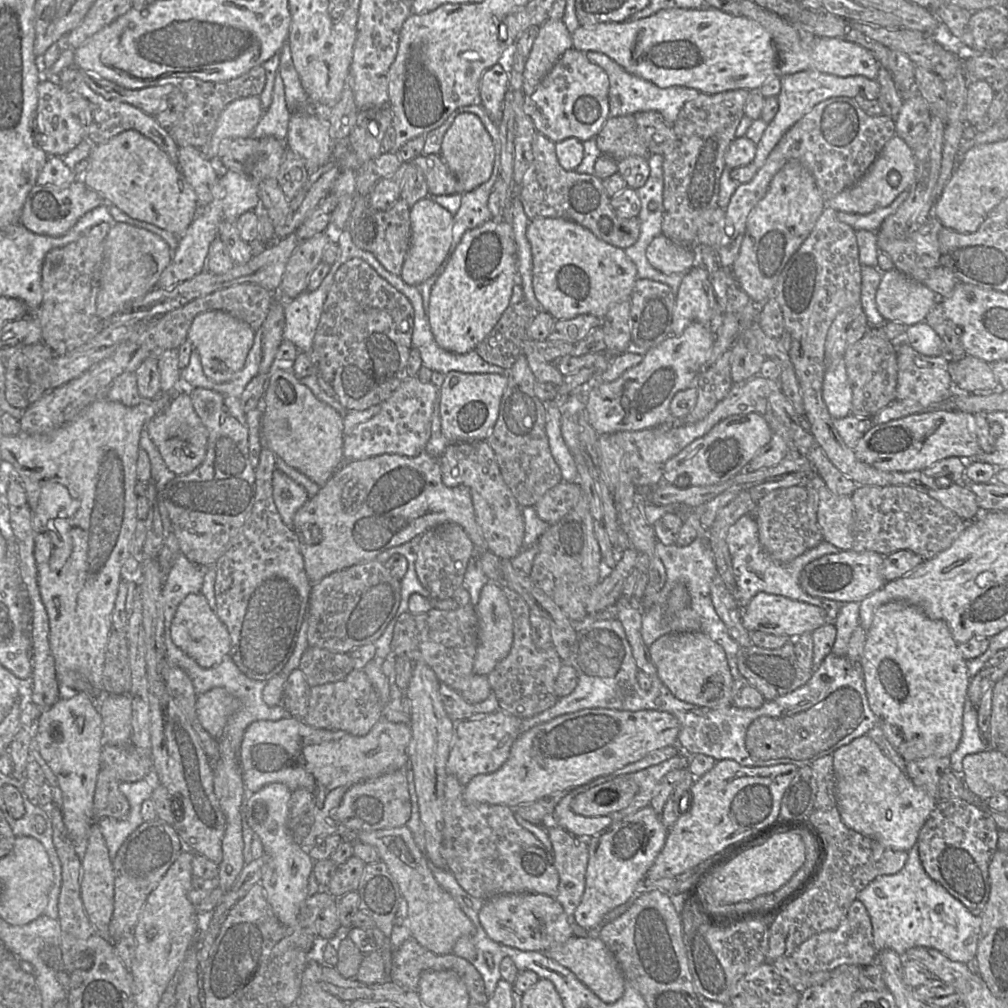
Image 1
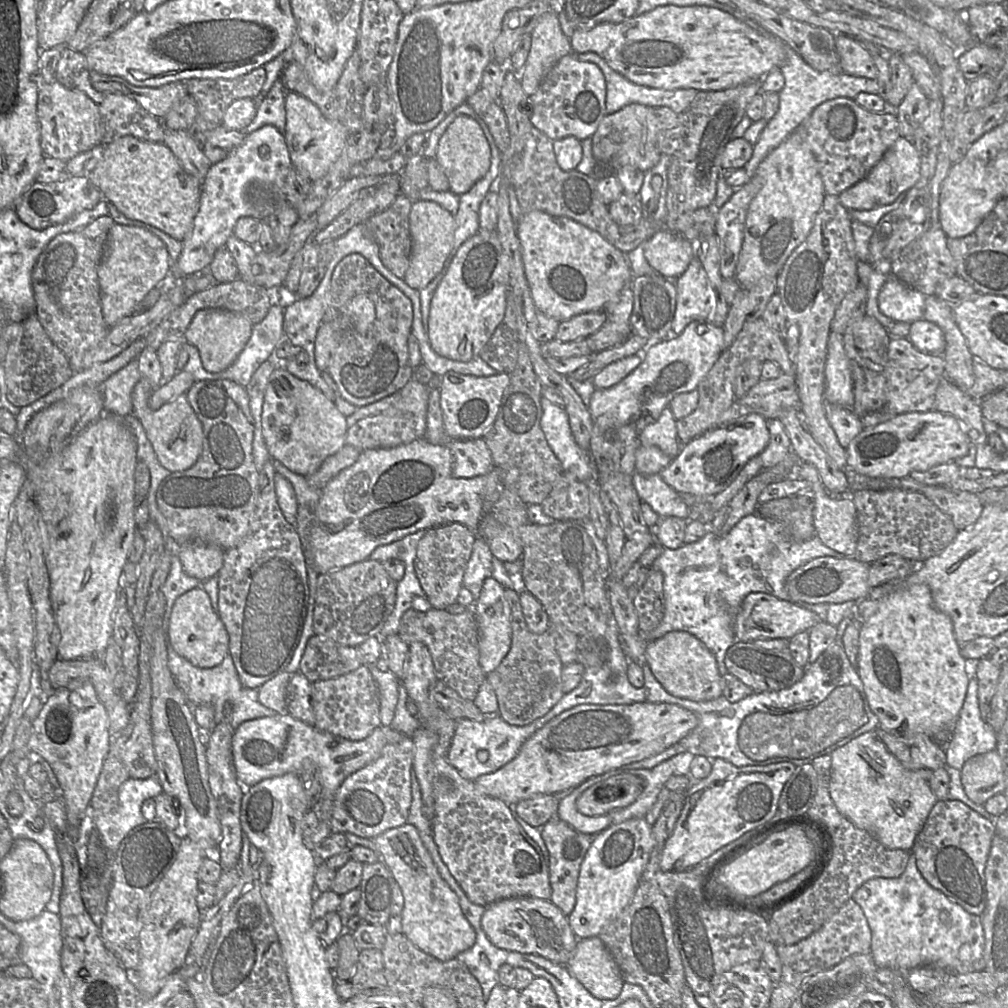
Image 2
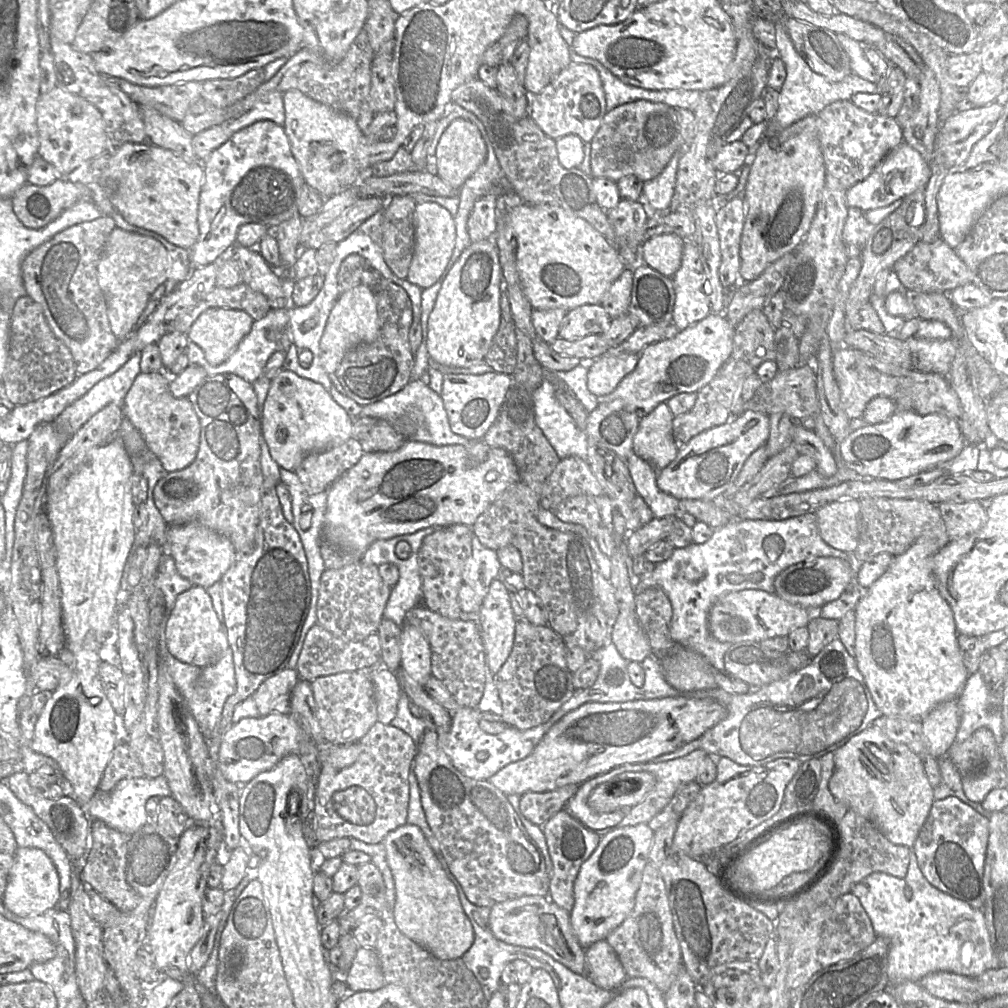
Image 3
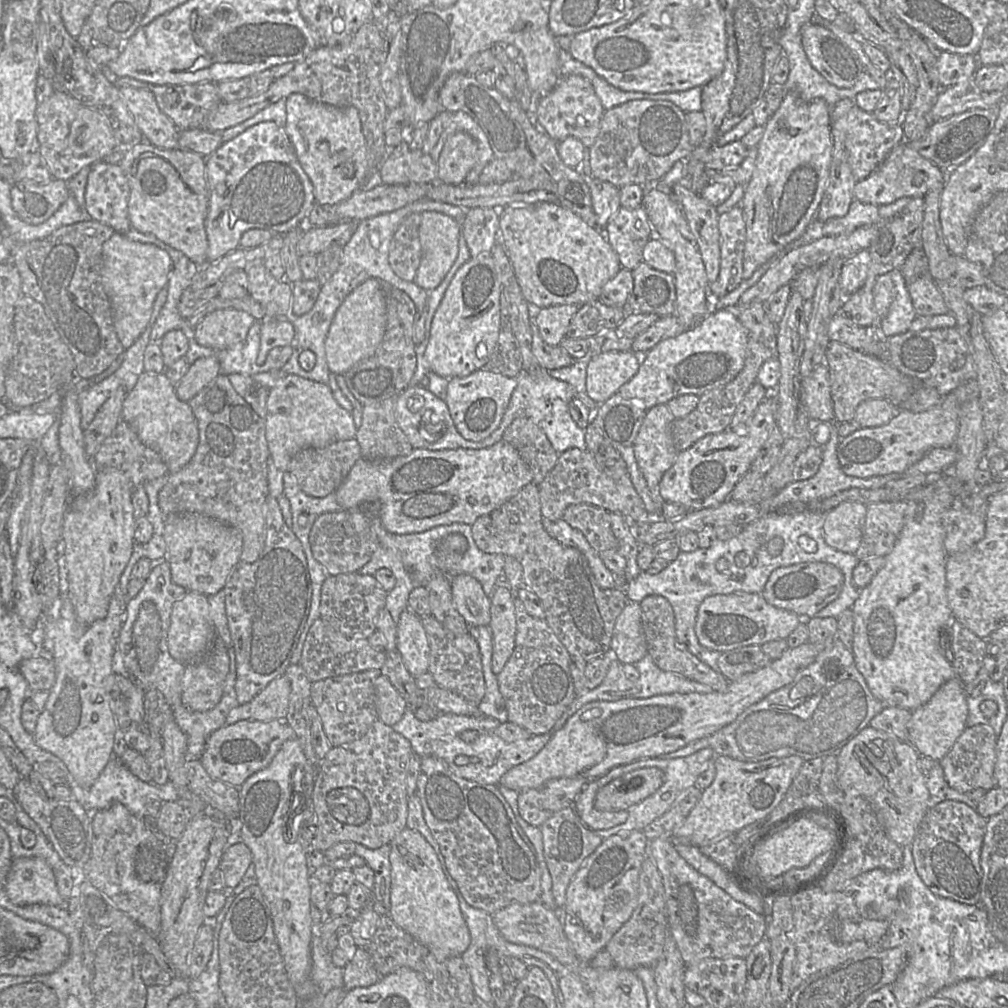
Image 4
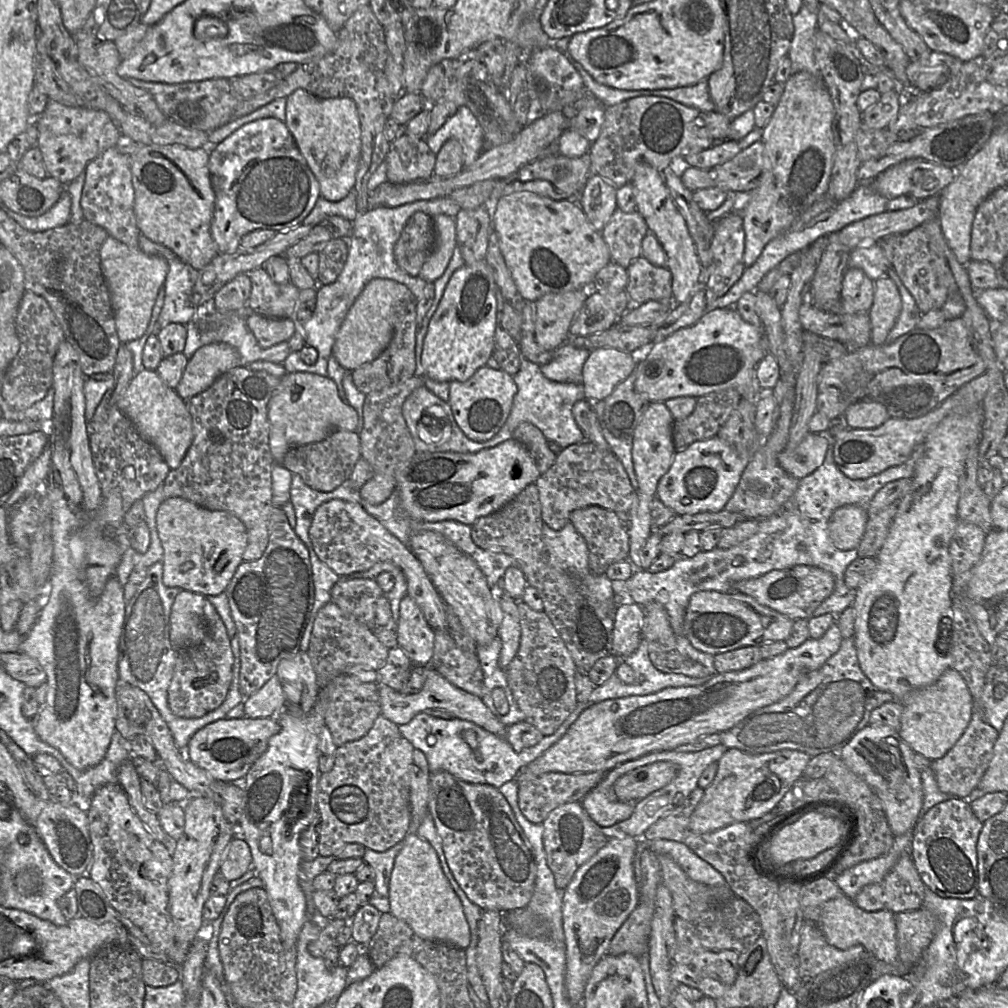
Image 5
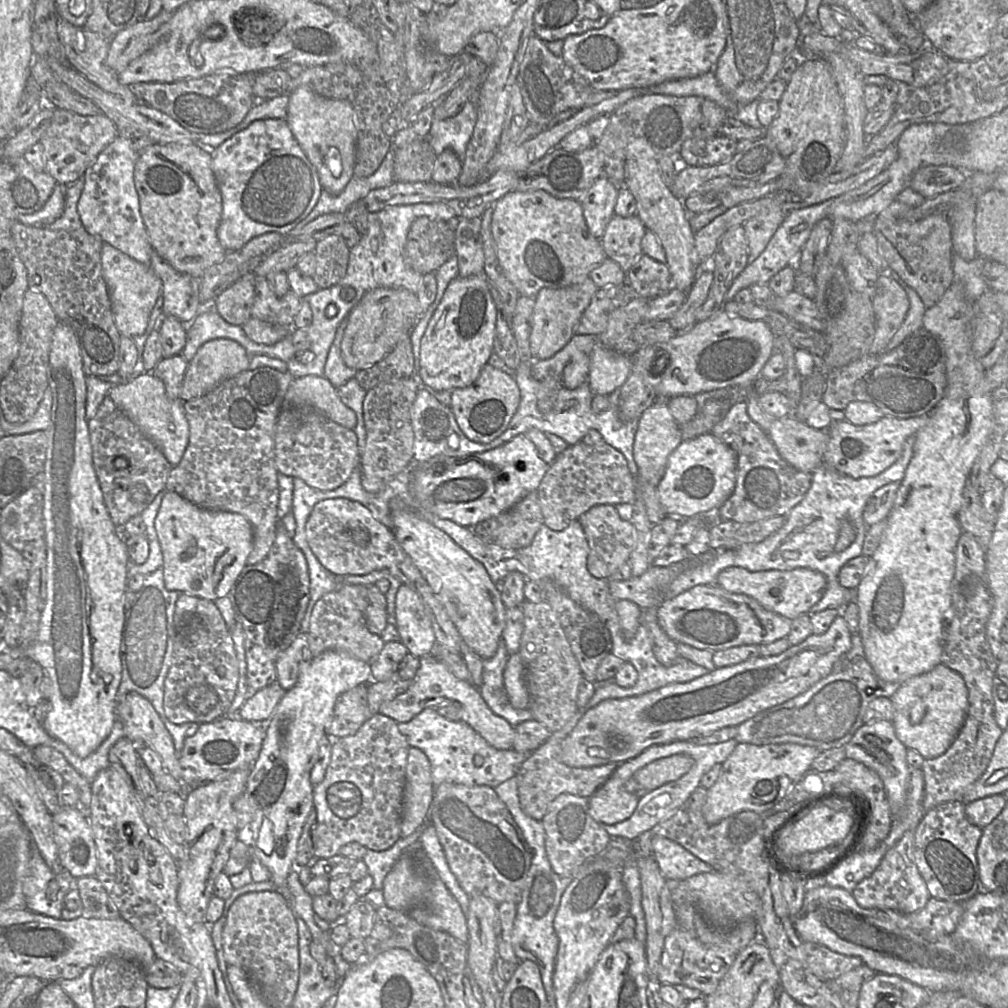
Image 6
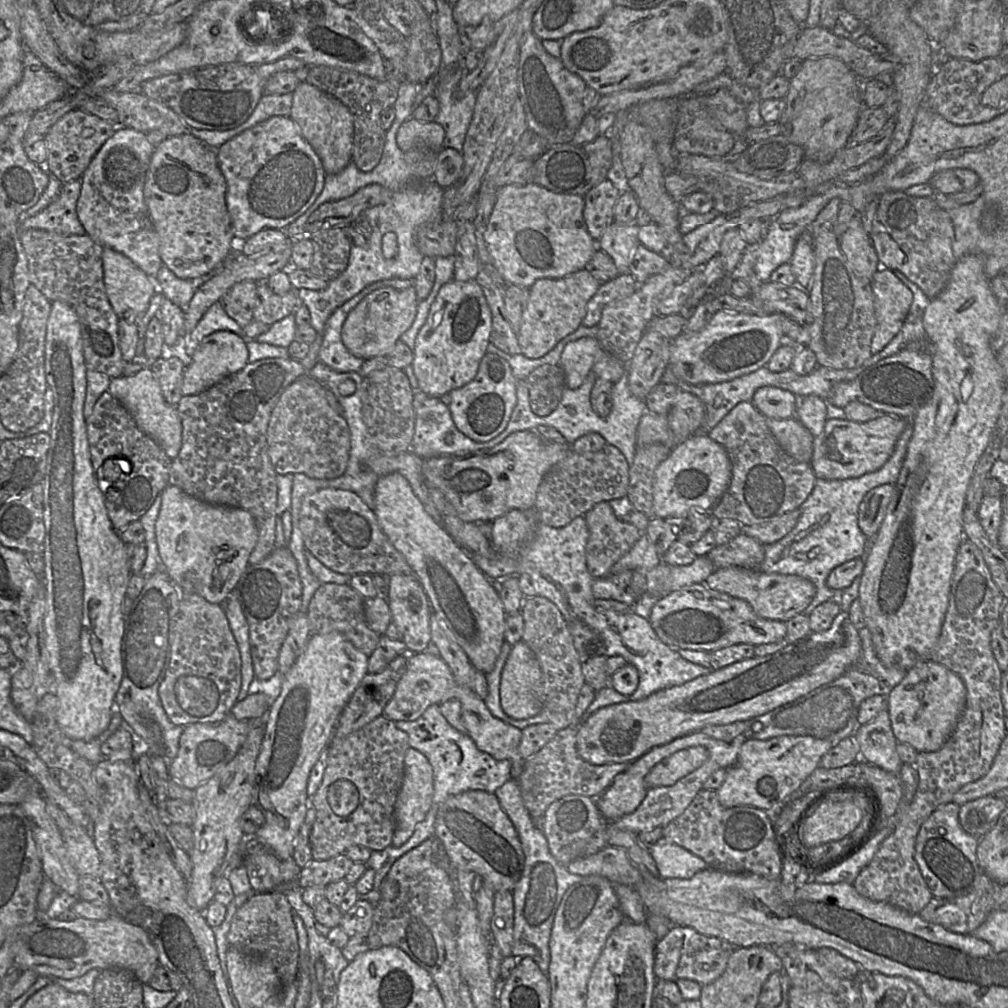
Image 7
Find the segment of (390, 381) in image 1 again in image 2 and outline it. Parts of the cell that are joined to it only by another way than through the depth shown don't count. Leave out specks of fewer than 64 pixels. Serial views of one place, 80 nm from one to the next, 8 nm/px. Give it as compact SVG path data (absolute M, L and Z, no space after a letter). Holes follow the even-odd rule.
M360 254L344 257L335 267L331 278L328 308L322 322L330 324L336 331L336 346L331 352L327 372L335 381L339 395L357 408L388 397L402 389L414 378L414 370L409 363L408 337L411 333L413 308L411 300L397 287L385 279L371 263ZM364 294L375 306L375 320L365 335L351 328L351 318L346 315L346 304L356 295Z

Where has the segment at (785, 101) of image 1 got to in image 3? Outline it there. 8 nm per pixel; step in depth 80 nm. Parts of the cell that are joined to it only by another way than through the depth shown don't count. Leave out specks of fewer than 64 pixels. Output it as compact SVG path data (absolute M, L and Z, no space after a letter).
M784 14L782 19L775 19L776 45L774 54L784 62L787 76L781 89L779 90L780 98L777 114L768 123L765 136L773 136L809 115L817 115L823 108L833 102L839 100L849 101L856 93L879 92L877 84L854 73L848 75L842 81L831 82L823 75L814 72L795 49L794 44L784 26L784 19L786 17L787 15Z

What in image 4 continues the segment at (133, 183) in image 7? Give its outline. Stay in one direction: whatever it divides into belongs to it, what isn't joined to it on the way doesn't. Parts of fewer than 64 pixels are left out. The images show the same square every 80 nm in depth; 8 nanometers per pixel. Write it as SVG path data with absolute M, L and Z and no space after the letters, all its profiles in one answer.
M99 161L91 166L85 190L85 209L94 221L126 235L131 229L129 195L127 178L118 164Z

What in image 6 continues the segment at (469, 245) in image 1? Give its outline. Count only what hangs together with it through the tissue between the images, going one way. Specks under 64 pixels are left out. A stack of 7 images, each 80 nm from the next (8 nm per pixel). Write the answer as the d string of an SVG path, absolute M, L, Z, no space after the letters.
M484 274L452 279L421 338L419 382L432 391L452 391L471 385L493 353L496 307Z

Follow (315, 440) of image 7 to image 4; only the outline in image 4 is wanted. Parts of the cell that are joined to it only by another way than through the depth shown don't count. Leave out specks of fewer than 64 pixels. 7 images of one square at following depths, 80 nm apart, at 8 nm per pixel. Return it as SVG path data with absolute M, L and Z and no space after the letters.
M356 438L334 442L323 448L305 448L297 452L289 462L288 472L292 473L307 494L325 497L341 485L355 462L361 458L360 446Z

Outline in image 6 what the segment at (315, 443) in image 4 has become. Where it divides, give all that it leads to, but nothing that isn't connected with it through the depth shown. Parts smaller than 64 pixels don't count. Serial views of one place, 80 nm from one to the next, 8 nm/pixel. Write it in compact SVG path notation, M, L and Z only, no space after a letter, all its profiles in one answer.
M324 376L294 378L285 393L283 408L313 408L348 429L353 429L357 421L354 411L341 401L336 388Z

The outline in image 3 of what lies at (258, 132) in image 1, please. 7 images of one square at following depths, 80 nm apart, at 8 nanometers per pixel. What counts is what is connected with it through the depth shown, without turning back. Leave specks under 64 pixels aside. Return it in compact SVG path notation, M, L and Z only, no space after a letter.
M273 92L266 95L254 108L244 115L226 121L228 128L235 133L262 120L273 121L283 127L285 124L285 108L283 93Z

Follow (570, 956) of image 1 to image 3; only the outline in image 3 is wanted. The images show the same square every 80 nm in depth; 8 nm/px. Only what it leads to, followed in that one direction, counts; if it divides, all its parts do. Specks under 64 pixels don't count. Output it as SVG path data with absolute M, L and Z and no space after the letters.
M600 940L585 949L586 976L597 987L613 990L626 979L625 971L612 947Z

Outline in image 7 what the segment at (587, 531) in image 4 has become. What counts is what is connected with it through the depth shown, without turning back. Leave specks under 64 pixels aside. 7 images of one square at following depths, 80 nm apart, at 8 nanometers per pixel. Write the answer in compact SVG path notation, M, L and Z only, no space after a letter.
M608 502L597 503L583 517L589 530L585 551L587 570L594 579L605 578L612 566L629 552L644 533L634 525L617 518Z

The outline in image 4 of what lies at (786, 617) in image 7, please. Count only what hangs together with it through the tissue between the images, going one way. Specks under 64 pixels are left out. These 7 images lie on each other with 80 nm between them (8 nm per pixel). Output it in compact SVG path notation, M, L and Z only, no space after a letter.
M804 562L775 569L761 593L771 605L796 613L800 618L812 618L835 600L844 583L842 572L825 562Z

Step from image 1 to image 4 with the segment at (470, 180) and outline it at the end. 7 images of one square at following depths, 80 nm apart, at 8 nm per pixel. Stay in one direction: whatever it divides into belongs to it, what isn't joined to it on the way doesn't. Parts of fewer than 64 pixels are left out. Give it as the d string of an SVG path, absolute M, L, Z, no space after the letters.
M456 131L446 140L436 161L437 179L447 184L465 182L477 161L477 143L465 131Z

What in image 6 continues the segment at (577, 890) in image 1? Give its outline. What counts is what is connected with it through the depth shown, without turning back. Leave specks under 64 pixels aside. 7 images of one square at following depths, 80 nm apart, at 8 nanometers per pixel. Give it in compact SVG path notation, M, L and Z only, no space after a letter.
M561 794L552 801L542 819L545 849L553 871L561 877L574 877L589 860L605 851L612 838L589 814L588 798Z

